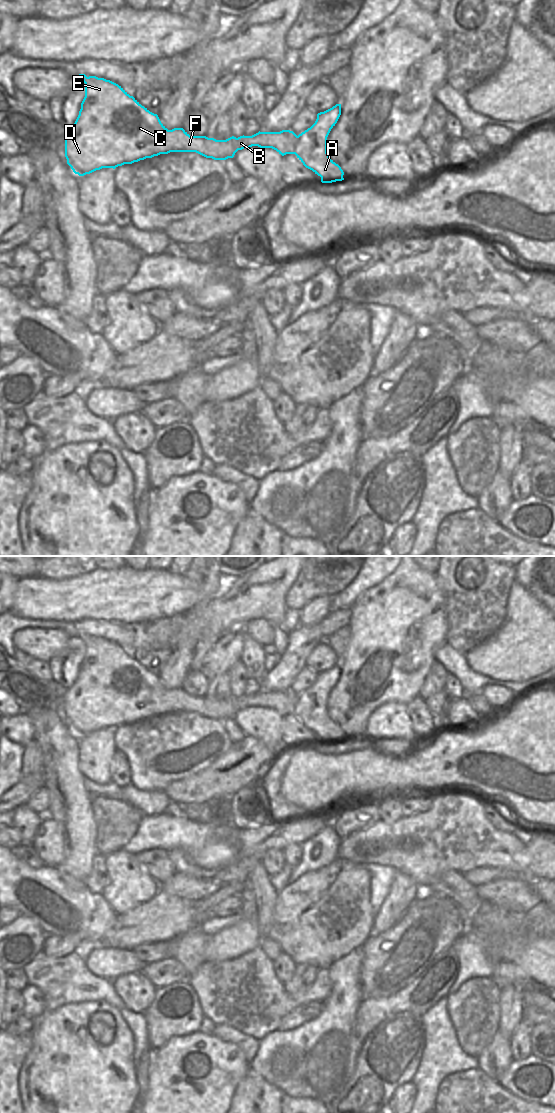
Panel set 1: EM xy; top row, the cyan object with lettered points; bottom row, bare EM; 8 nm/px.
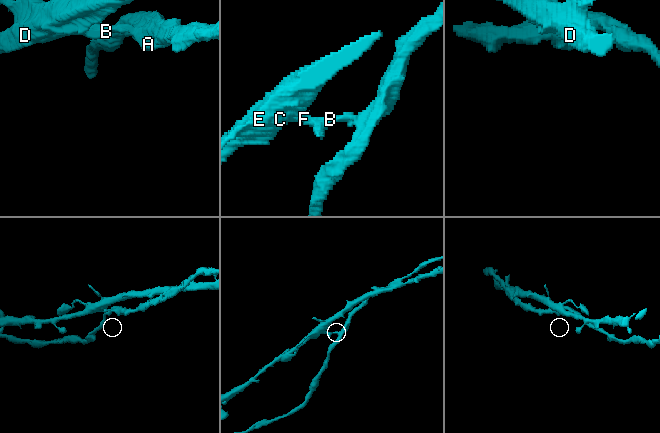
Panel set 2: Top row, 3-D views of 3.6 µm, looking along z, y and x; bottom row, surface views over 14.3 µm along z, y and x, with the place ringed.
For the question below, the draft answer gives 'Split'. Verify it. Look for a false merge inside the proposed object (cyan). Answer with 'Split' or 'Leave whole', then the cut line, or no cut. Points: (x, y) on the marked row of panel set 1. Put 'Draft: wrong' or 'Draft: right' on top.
Draft: right
Split. Split along xy (297, 136), (294, 153)

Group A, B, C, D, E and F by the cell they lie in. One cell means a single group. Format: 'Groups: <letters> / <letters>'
Groups: A / B C D E F

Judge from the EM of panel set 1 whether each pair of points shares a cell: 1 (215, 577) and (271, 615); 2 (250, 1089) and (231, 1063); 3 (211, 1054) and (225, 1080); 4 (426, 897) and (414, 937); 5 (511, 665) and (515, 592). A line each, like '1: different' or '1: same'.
1: different
2: different
3: same
4: same
5: same

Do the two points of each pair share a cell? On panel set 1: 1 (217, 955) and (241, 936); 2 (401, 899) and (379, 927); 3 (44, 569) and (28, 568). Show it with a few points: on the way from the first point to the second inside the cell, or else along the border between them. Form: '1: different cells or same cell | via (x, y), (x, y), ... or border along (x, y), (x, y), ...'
1: same cell | via (223, 949), (229, 943), (235, 941)
2: same cell | via (394, 906), (384, 920)
3: different cells | border along (36, 566), (37, 575)

